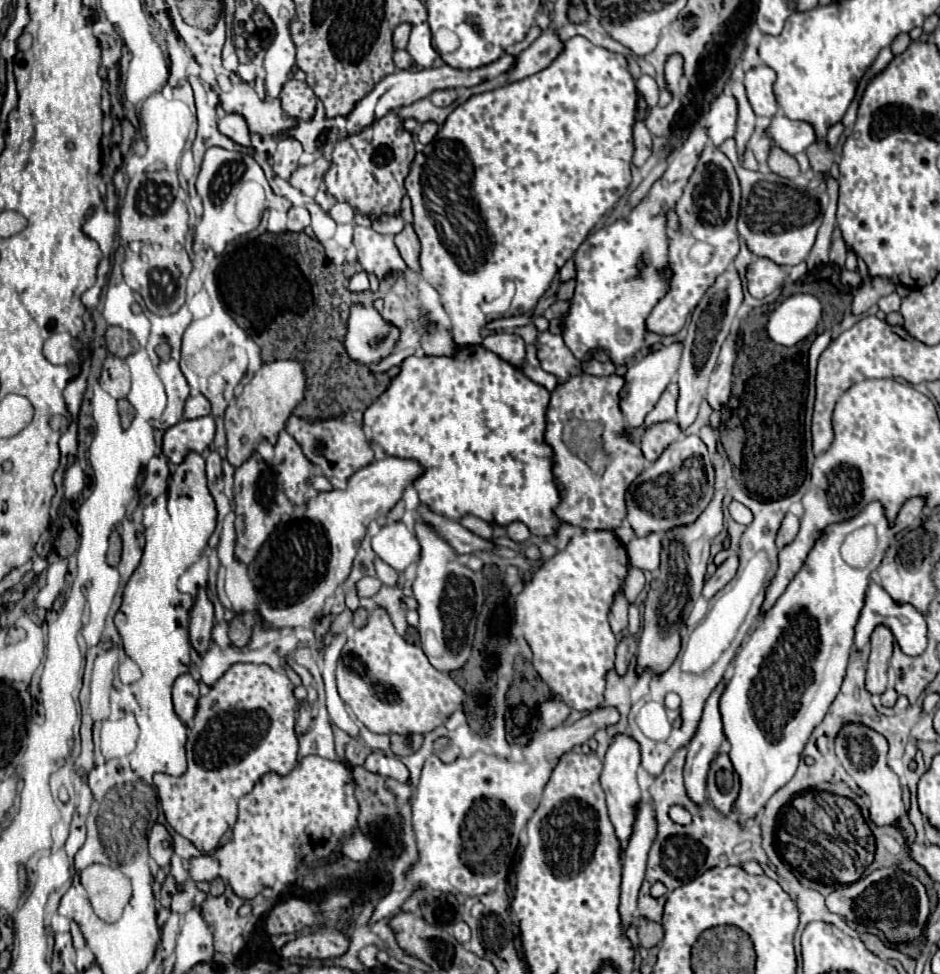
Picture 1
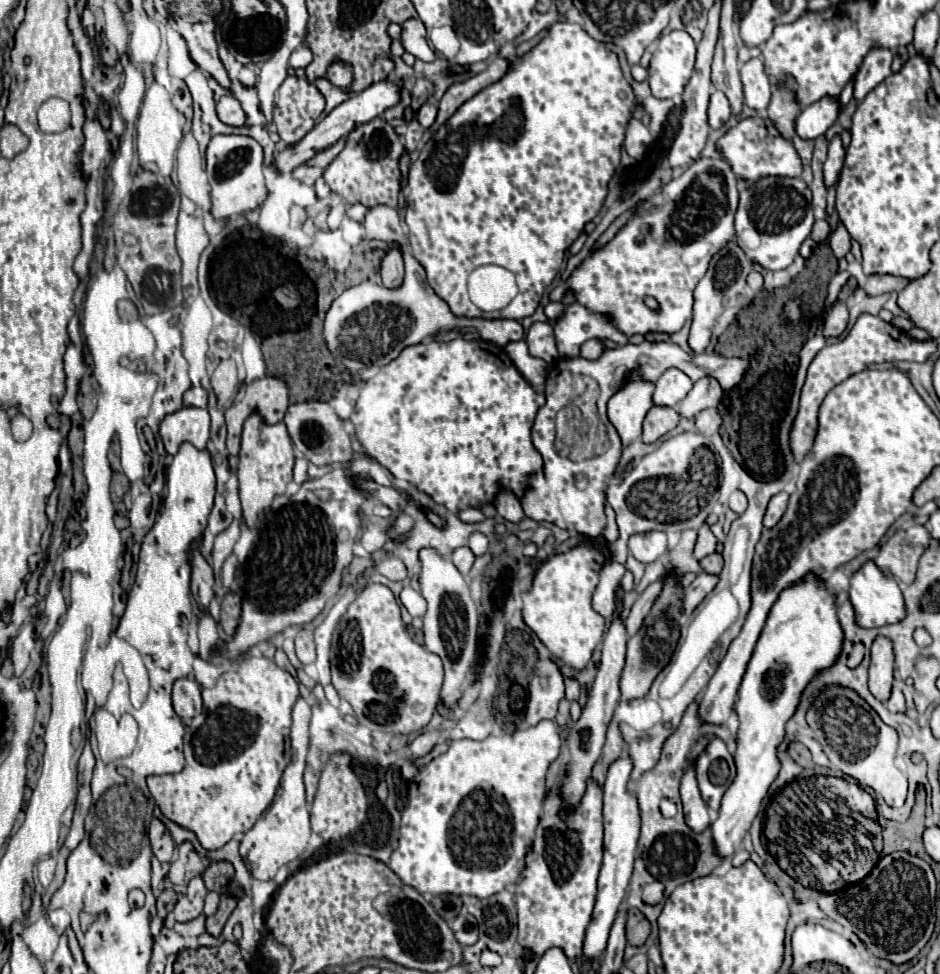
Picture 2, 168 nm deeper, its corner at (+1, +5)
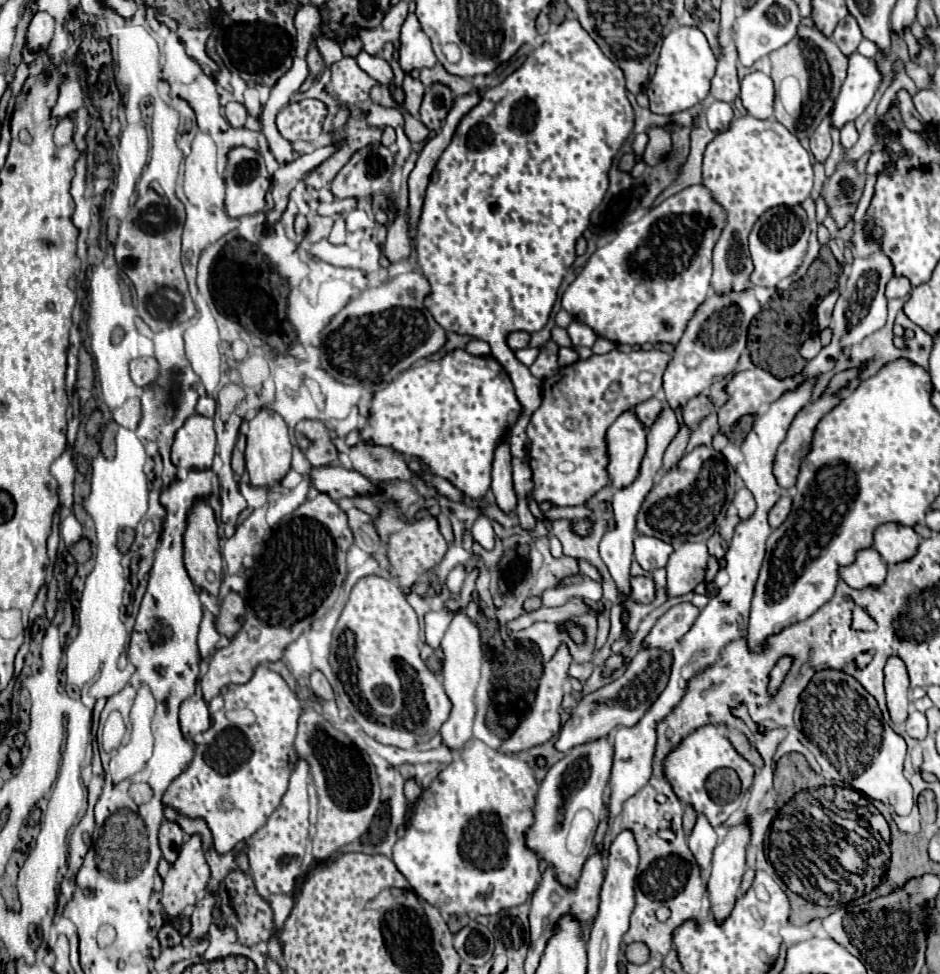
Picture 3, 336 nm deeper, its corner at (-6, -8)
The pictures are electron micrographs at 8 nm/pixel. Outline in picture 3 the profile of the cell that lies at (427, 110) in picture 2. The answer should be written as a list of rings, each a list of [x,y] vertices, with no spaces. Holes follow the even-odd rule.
[[[433,84],[425,90],[425,96],[423,96],[423,104],[421,104],[421,122],[429,128],[429,130],[441,130],[445,118],[447,118],[447,112],[451,110],[451,104],[453,104],[453,94],[447,86],[443,84]],[[437,94],[443,94],[445,98],[445,104],[439,108],[435,106],[435,96]]]

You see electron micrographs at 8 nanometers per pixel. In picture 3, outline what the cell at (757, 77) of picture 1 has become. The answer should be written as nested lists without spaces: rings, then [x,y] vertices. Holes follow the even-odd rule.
[[[751,72],[741,80],[739,94],[745,110],[755,118],[773,116],[773,80],[763,72]]]

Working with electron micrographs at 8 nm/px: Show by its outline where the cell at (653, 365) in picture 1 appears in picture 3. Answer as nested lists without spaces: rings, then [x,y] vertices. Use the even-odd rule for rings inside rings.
[[[625,412],[613,422],[613,426],[609,426],[605,440],[609,456],[609,484],[617,490],[631,486],[639,476],[641,460],[647,448],[643,426],[639,426],[633,412]]]

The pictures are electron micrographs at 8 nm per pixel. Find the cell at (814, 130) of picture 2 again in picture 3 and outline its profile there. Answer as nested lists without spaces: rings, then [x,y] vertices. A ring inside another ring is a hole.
[[[857,52],[851,54],[847,78],[841,86],[841,94],[835,102],[835,112],[831,116],[833,124],[841,128],[845,122],[855,120],[873,100],[879,84],[881,84],[881,70],[877,60],[865,58]]]

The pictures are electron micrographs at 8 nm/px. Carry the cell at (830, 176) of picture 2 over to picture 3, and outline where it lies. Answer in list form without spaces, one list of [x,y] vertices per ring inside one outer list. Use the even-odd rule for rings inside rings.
[[[847,122],[843,128],[841,128],[841,144],[845,148],[851,148],[859,138],[859,132],[855,128],[855,122]]]

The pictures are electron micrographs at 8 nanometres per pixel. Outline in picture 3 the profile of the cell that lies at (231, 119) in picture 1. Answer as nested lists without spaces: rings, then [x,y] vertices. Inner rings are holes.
[[[229,102],[229,104],[225,106],[225,112],[227,112],[227,120],[231,122],[231,126],[239,128],[239,126],[245,124],[247,110],[245,110],[243,104],[239,104],[239,102]]]

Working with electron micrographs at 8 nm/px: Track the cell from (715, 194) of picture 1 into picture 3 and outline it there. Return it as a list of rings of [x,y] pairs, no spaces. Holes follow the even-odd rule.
[[[703,184],[689,186],[637,222],[625,224],[609,244],[597,248],[565,290],[561,304],[575,320],[611,342],[675,344],[699,302],[707,298],[713,270],[711,250],[719,230],[723,230],[723,210],[711,202]]]

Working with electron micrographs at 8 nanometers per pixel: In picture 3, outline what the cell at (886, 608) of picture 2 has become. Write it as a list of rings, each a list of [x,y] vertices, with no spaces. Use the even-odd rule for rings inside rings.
[[[863,548],[857,552],[855,562],[839,568],[841,580],[845,580],[851,588],[863,588],[871,584],[883,582],[887,574],[887,564],[875,548]]]

